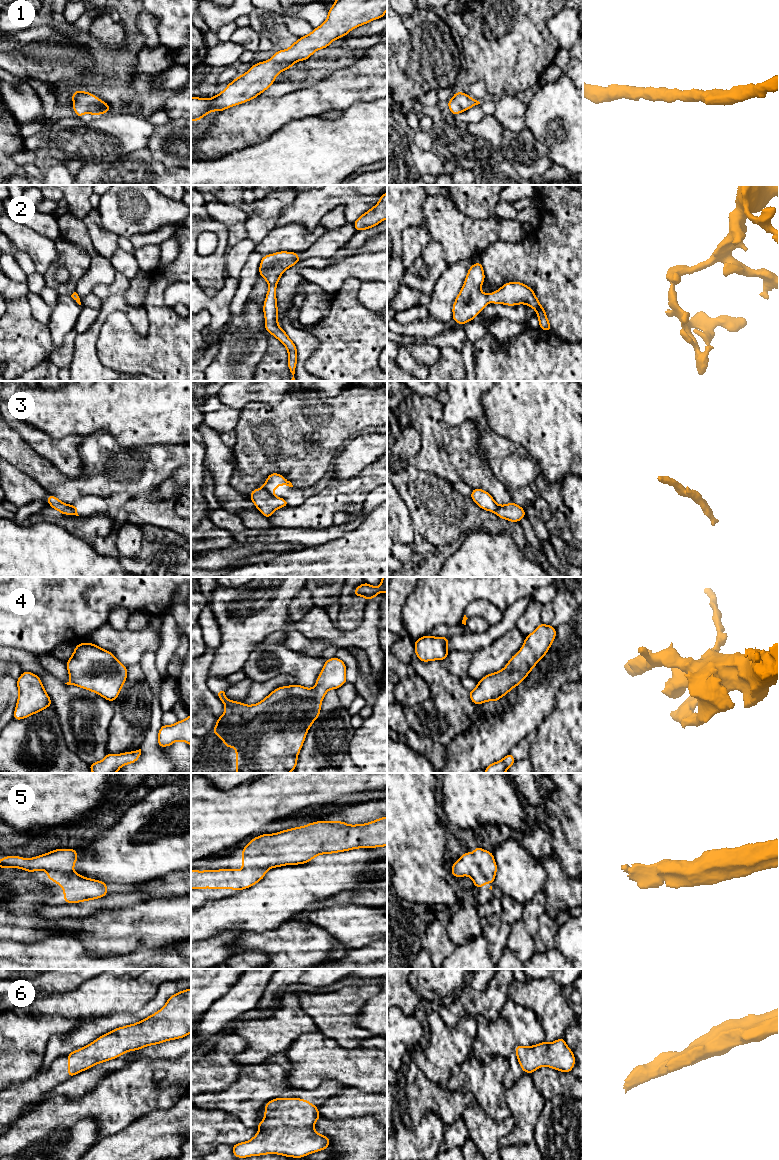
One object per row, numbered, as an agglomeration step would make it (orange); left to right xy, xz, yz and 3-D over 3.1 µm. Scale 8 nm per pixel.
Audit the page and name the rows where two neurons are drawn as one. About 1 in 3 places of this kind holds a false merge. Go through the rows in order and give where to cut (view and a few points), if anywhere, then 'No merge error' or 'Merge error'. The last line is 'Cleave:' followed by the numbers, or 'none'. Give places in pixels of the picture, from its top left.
1: No split. No merge error
2: No split. No merge error
3: Split along xz (262, 487), (271, 493). Merge error
4: No split. No merge error
5: No split. No merge error
6: No split. No merge error
Cleave: 3

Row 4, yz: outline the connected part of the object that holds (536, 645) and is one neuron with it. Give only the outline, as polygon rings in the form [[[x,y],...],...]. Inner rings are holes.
[[[540,623],[525,637],[523,647],[513,655],[506,666],[486,675],[478,681],[477,687],[469,691],[471,701],[481,705],[486,701],[498,701],[528,676],[529,672],[548,652],[555,640],[556,629],[551,625]]]

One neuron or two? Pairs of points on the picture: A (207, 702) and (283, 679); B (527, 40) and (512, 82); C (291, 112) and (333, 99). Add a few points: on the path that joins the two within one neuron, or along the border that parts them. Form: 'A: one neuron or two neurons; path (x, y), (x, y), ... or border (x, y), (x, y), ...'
A: one neuron; path (226, 708), (254, 708), (264, 698)
B: one neuron; path (525, 50), (518, 72)
C: one neuron; path (301, 103), (323, 99)

